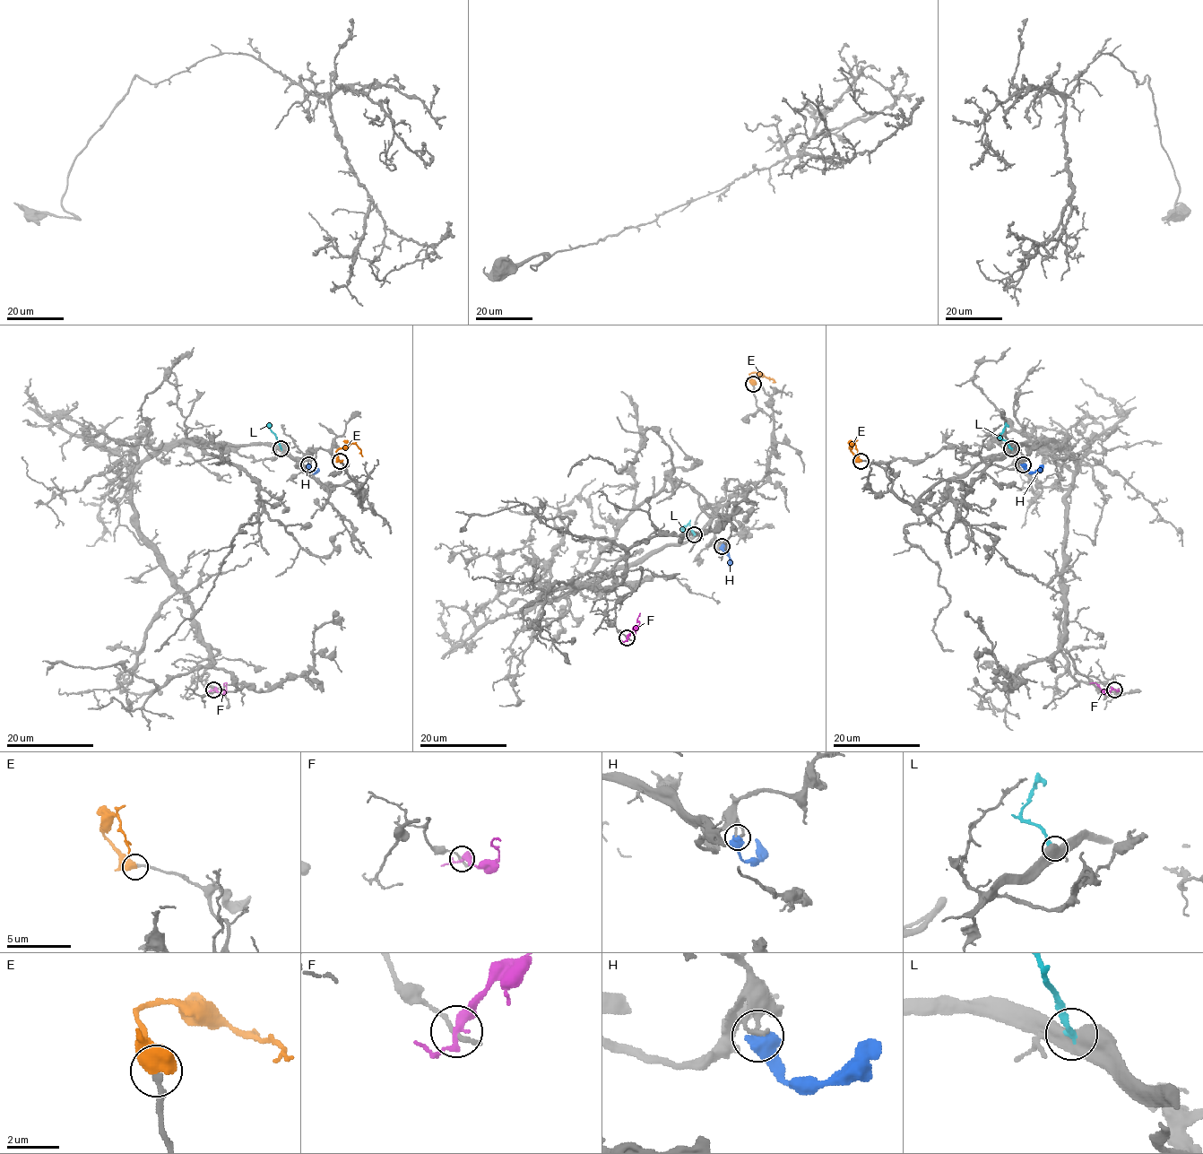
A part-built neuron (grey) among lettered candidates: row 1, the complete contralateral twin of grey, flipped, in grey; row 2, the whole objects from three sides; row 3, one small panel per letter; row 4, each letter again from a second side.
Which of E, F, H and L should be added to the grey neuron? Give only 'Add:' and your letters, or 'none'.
Add: E

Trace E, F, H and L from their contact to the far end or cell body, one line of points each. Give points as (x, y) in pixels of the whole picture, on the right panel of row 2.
E: (861, 461), (849, 448), (854, 444), (859, 456)
F: (1115, 689), (1103, 692), (1095, 683), (1089, 683)
H: (1023, 464), (1025, 470), (1031, 472), (1037, 472), (1043, 465)
L: (1011, 448), (999, 437), (1004, 427), (1008, 425)

